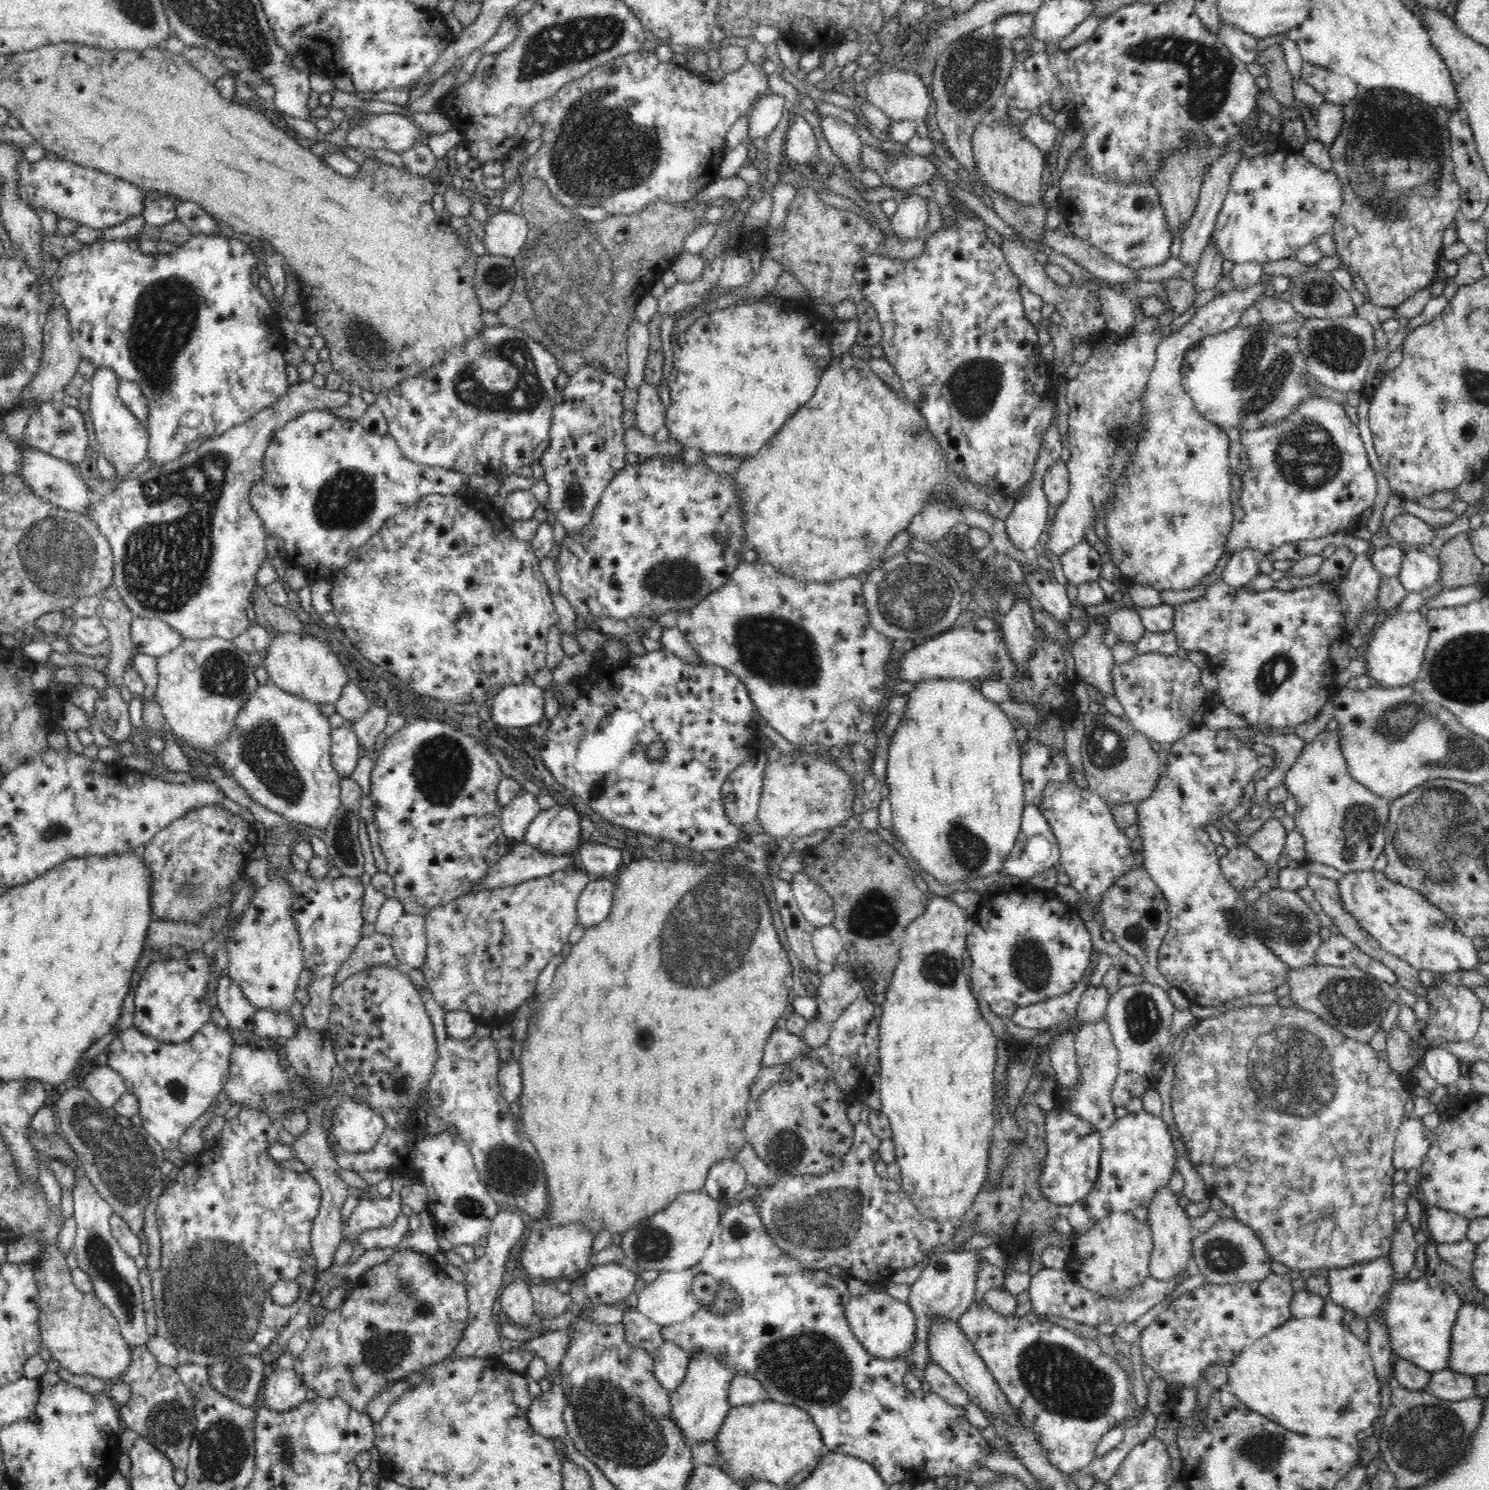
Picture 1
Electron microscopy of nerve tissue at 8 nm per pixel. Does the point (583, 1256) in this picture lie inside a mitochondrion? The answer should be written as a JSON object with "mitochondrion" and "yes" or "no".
{"mitochondrion":"no"}

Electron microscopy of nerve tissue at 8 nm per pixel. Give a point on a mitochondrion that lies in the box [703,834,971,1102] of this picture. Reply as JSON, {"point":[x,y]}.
{"point":[863,921]}

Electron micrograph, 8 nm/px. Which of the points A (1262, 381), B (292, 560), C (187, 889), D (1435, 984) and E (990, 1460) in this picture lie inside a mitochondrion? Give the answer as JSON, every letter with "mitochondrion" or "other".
{"A":"mitochondrion","B":"other","C":"mitochondrion","D":"other","E":"other"}

